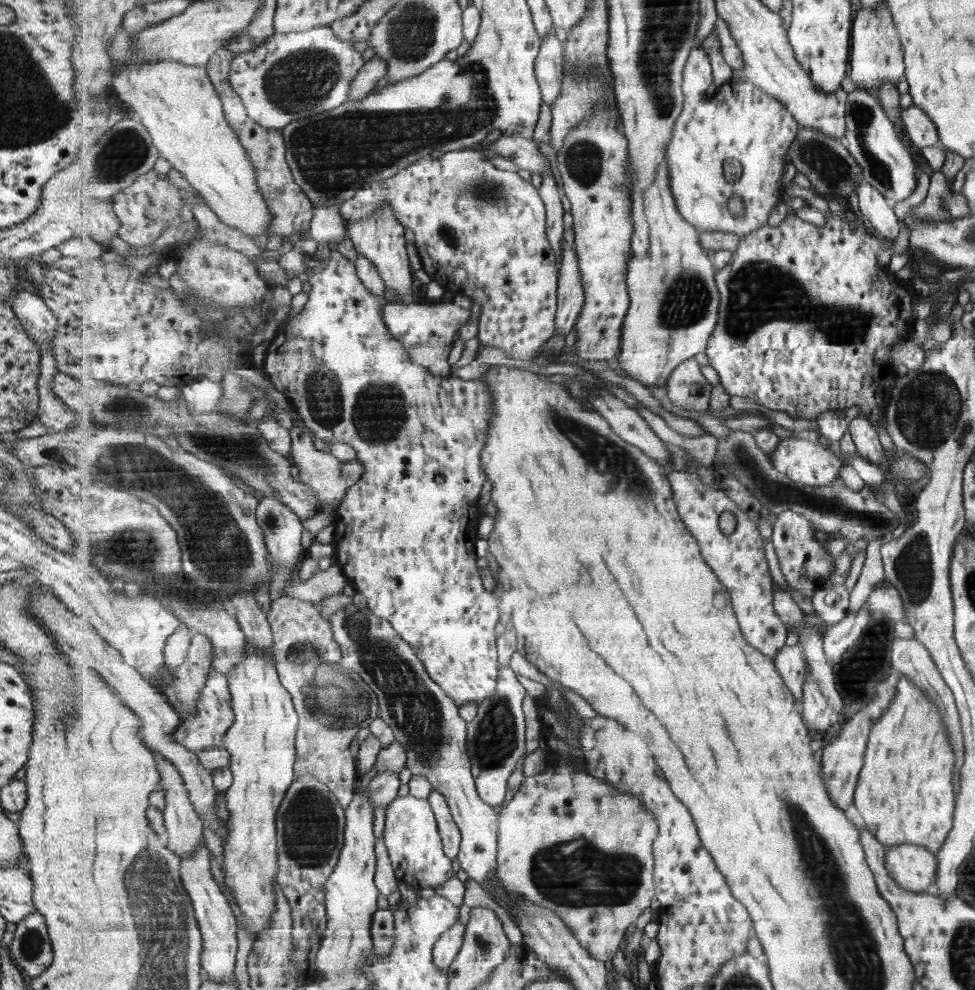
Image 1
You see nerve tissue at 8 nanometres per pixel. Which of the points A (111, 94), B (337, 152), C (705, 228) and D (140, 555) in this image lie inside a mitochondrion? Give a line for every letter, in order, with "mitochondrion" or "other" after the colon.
A: other
B: mitochondrion
C: other
D: mitochondrion

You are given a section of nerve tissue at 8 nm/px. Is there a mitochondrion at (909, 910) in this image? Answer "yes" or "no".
no

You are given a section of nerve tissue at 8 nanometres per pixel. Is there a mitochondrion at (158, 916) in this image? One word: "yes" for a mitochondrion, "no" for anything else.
yes

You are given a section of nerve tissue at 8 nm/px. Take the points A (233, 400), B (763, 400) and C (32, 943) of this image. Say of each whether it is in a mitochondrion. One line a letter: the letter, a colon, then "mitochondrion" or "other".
A: mitochondrion
B: other
C: mitochondrion

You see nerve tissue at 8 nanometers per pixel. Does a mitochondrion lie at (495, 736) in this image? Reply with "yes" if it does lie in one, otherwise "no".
yes

